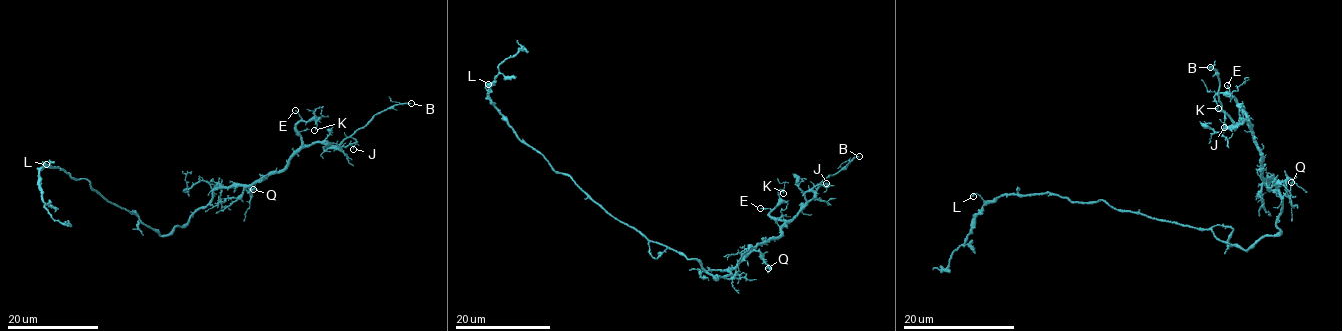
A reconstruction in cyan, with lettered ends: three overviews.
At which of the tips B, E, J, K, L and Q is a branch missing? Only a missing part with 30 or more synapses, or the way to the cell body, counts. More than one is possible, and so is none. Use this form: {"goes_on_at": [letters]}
{"goes_on_at": ["B"]}

